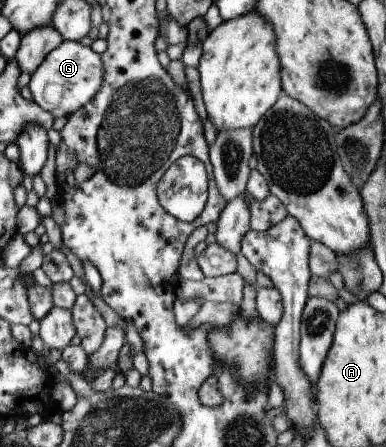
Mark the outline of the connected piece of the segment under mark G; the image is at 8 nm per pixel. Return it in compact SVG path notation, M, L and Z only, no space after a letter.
M63 41L47 53L41 64L30 74L27 92L54 118L67 118L72 112L89 102L102 83L102 60L100 55L76 41Z

